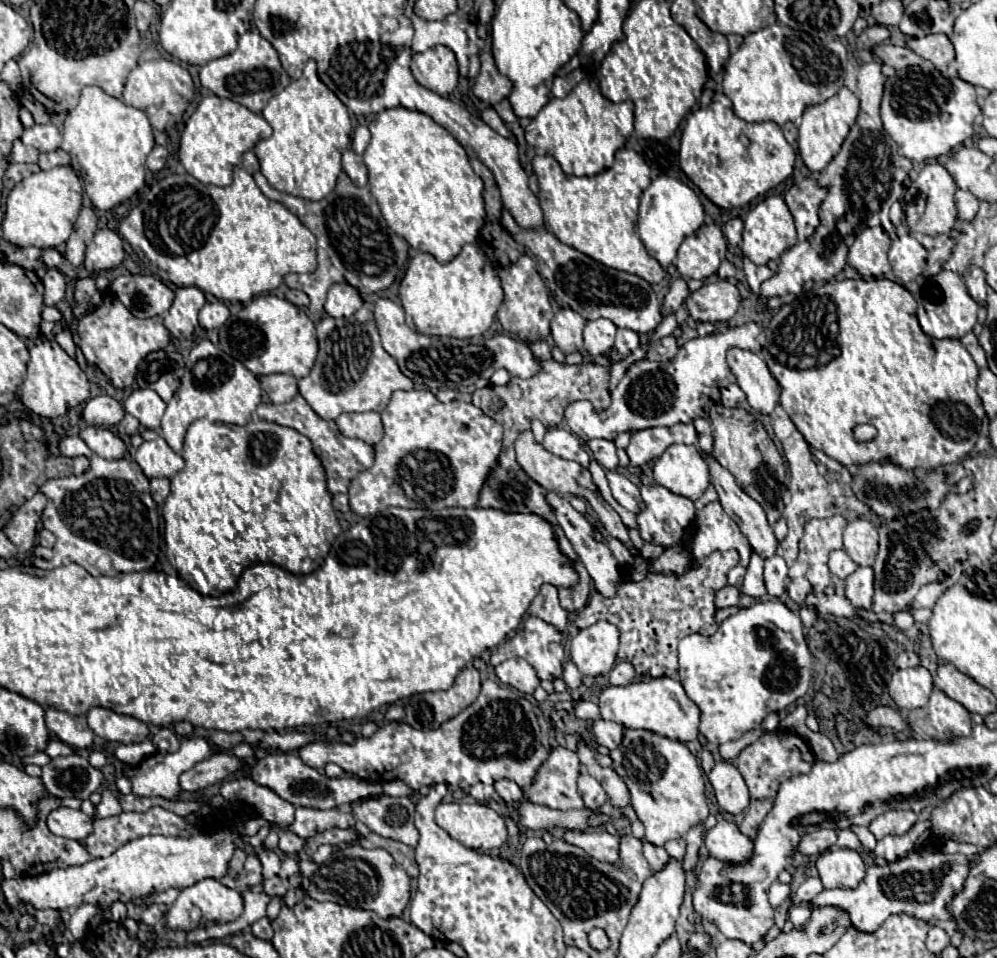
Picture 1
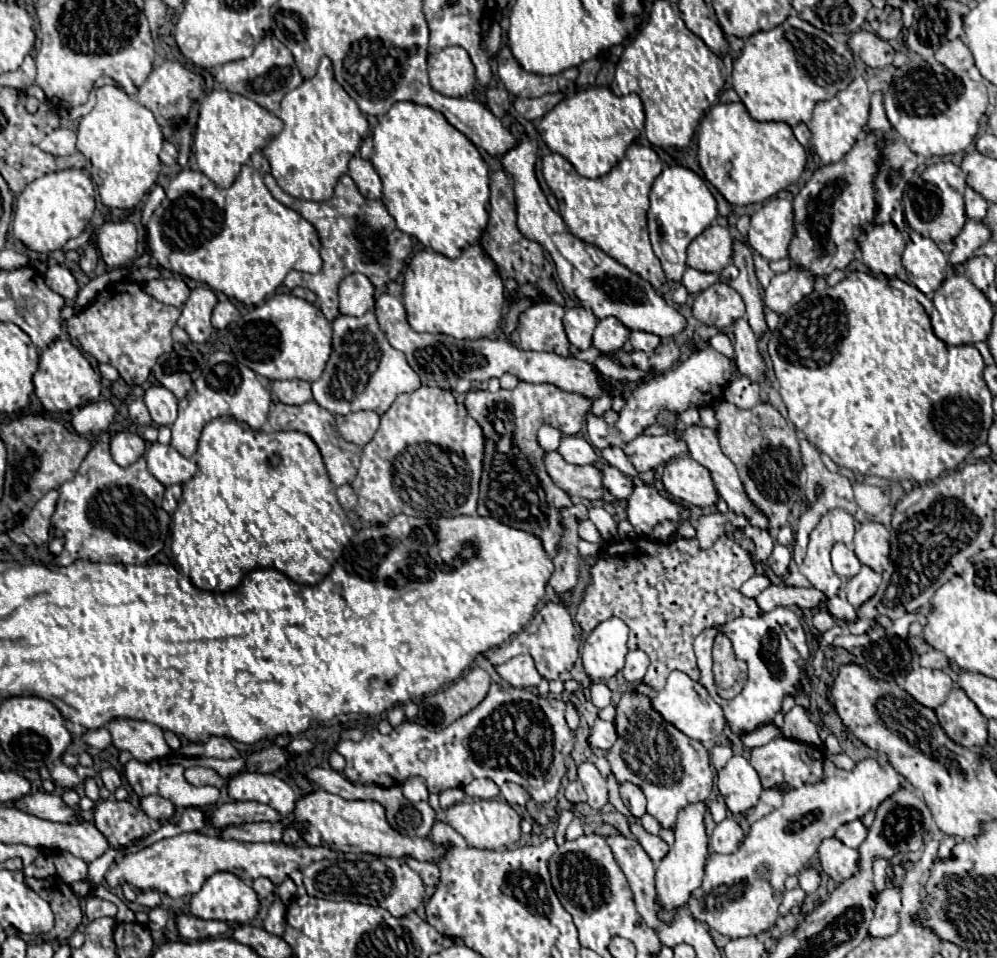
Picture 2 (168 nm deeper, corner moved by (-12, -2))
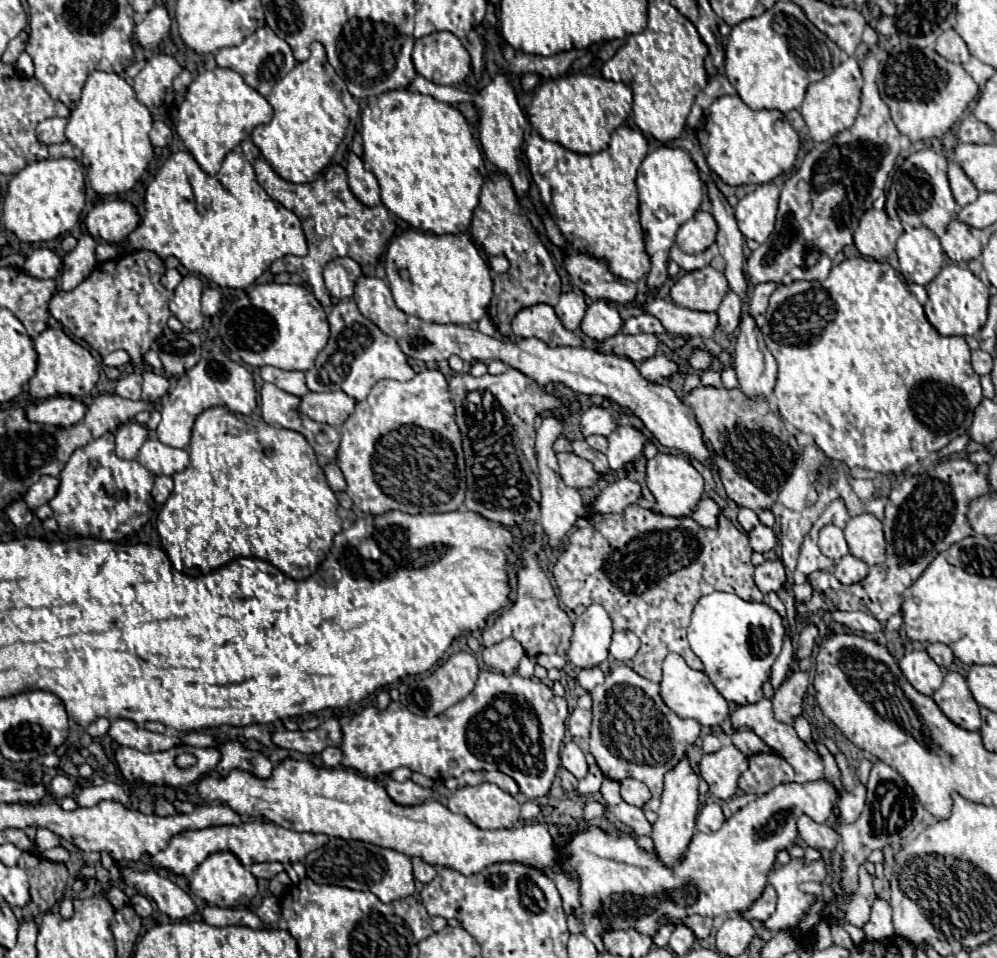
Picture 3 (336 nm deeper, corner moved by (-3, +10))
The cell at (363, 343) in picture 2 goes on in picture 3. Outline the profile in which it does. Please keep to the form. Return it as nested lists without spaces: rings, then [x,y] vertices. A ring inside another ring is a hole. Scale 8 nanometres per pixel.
[[[353,301],[333,305],[327,319],[331,325],[329,343],[319,353],[315,367],[305,373],[307,387],[311,391],[343,391],[355,401],[363,401],[379,379],[409,381],[415,377],[415,371],[409,367],[407,357],[399,349],[397,341],[385,335],[373,321],[363,317]]]

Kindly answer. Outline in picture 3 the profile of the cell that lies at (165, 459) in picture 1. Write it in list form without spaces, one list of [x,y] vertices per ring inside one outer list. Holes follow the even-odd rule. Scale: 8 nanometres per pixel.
[[[153,437],[141,447],[137,461],[153,475],[173,475],[189,465],[189,453],[185,449],[169,447]]]

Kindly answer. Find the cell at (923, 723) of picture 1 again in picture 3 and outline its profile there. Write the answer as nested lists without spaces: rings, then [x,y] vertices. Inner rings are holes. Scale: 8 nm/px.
[[[949,671],[945,675],[943,685],[933,695],[933,701],[955,725],[965,727],[969,731],[979,731],[979,727],[981,727],[979,705],[973,699],[963,675]]]

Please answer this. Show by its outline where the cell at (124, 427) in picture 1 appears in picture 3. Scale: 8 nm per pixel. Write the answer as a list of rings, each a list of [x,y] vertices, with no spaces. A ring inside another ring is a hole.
[[[131,373],[117,381],[115,393],[123,399],[139,399],[141,397],[141,373]]]

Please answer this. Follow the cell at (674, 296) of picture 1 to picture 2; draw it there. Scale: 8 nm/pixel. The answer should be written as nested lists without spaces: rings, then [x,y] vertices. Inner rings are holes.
[[[688,267],[684,277],[682,277],[682,285],[686,287],[686,291],[690,295],[698,295],[700,291],[714,285],[716,279],[718,279],[718,275],[714,275],[714,273],[702,273],[702,271],[696,271],[696,269]]]

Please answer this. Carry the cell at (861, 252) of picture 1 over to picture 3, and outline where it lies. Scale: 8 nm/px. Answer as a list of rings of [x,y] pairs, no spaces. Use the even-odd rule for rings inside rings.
[[[871,208],[861,217],[859,227],[853,233],[853,239],[855,239],[855,247],[861,251],[863,257],[883,261],[895,251],[902,232],[903,227],[899,217],[893,220],[884,209]]]

